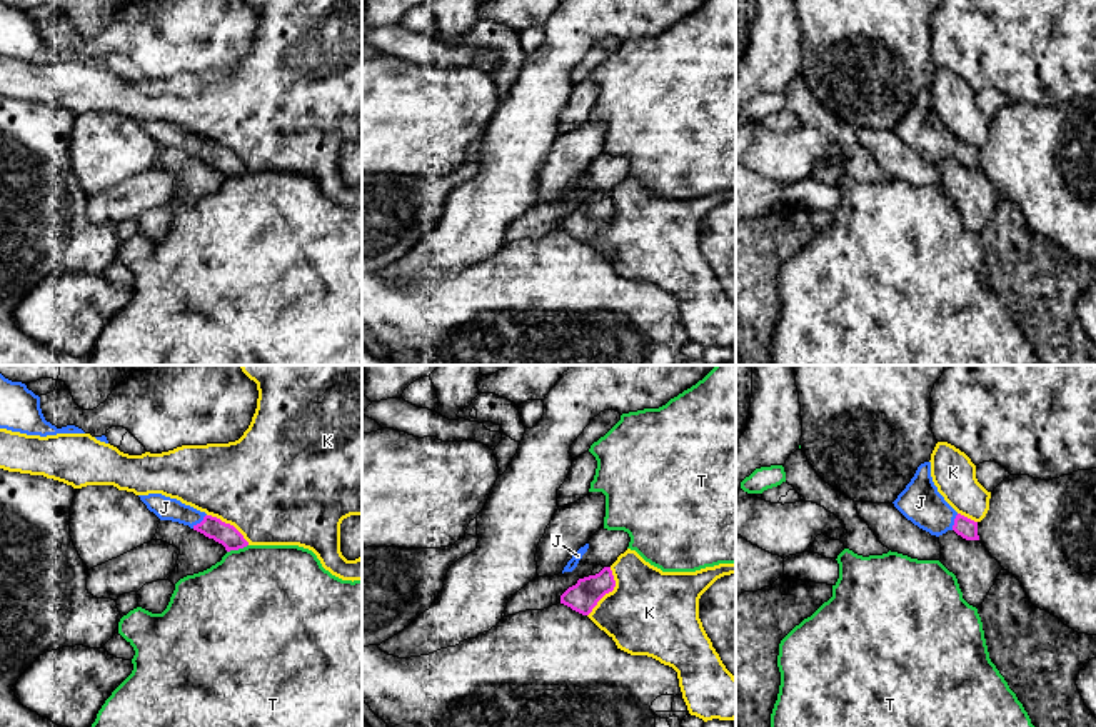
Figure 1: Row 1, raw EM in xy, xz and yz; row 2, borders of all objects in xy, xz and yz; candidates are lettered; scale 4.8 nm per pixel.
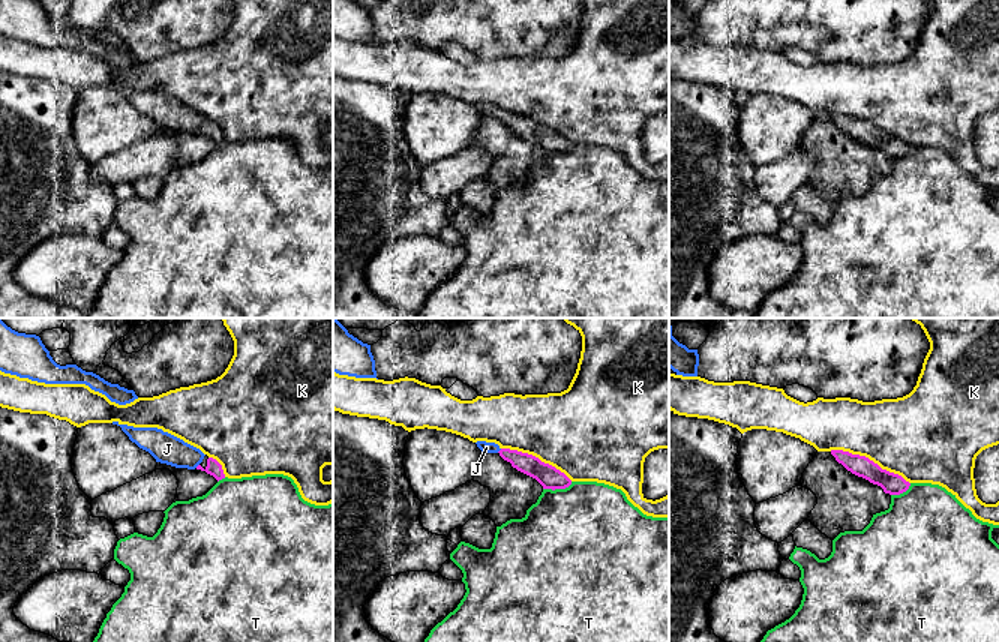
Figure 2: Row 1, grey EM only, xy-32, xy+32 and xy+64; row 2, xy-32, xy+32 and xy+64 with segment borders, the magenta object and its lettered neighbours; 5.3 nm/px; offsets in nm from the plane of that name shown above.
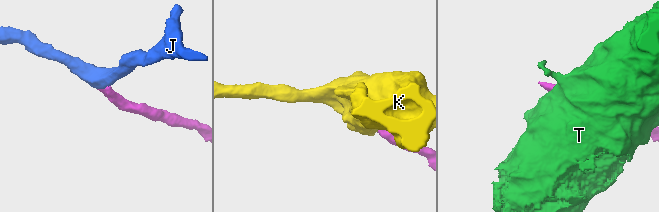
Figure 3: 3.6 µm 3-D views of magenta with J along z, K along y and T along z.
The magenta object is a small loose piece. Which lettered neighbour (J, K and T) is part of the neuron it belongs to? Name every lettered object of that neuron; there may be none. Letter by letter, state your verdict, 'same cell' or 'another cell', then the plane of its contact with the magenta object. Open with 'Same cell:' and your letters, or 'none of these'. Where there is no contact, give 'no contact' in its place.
Same cell: J
J: same cell | xy
K: another cell | xz
T: another cell | xy

